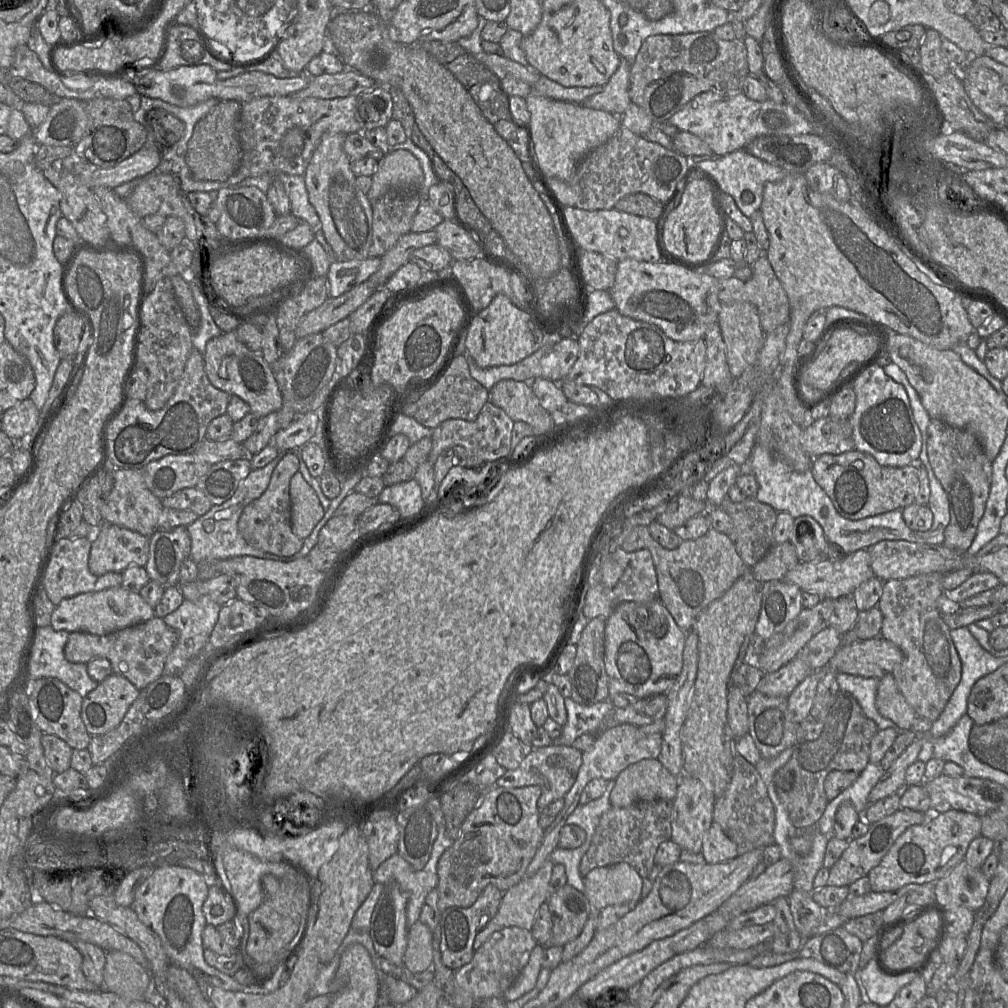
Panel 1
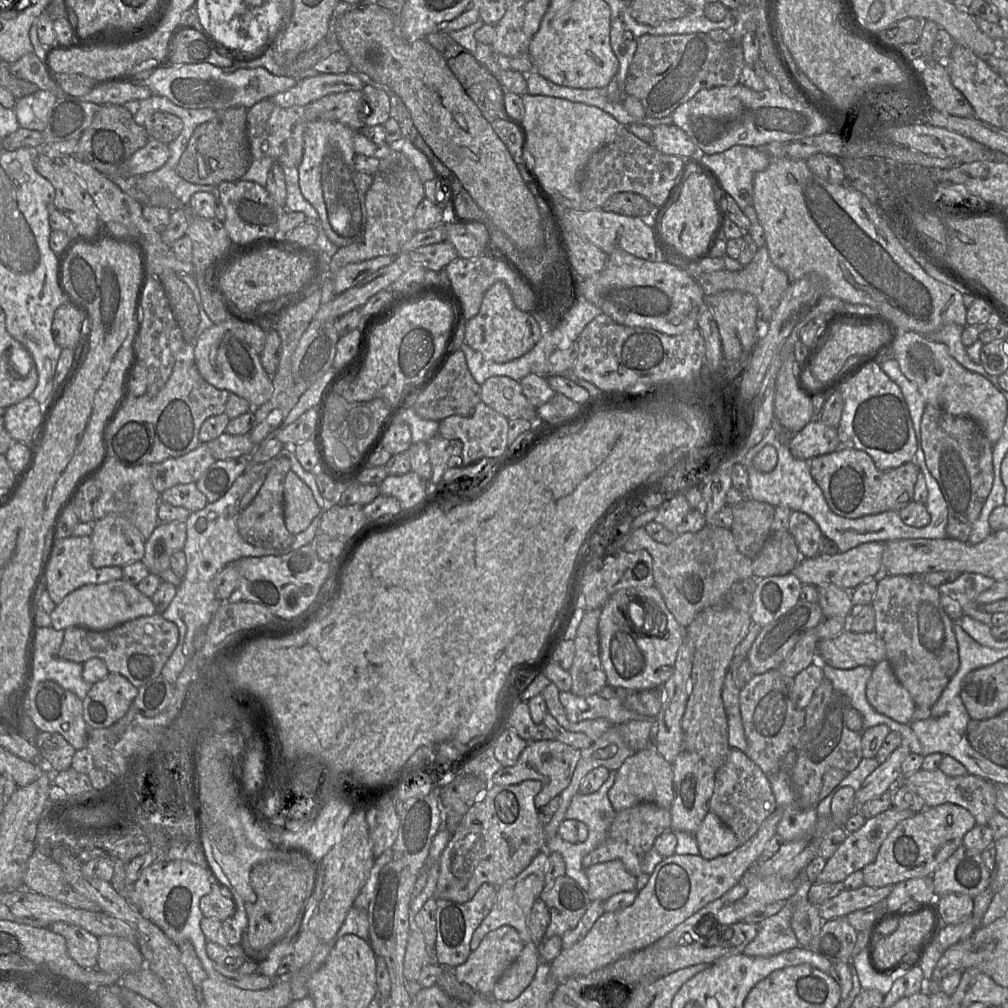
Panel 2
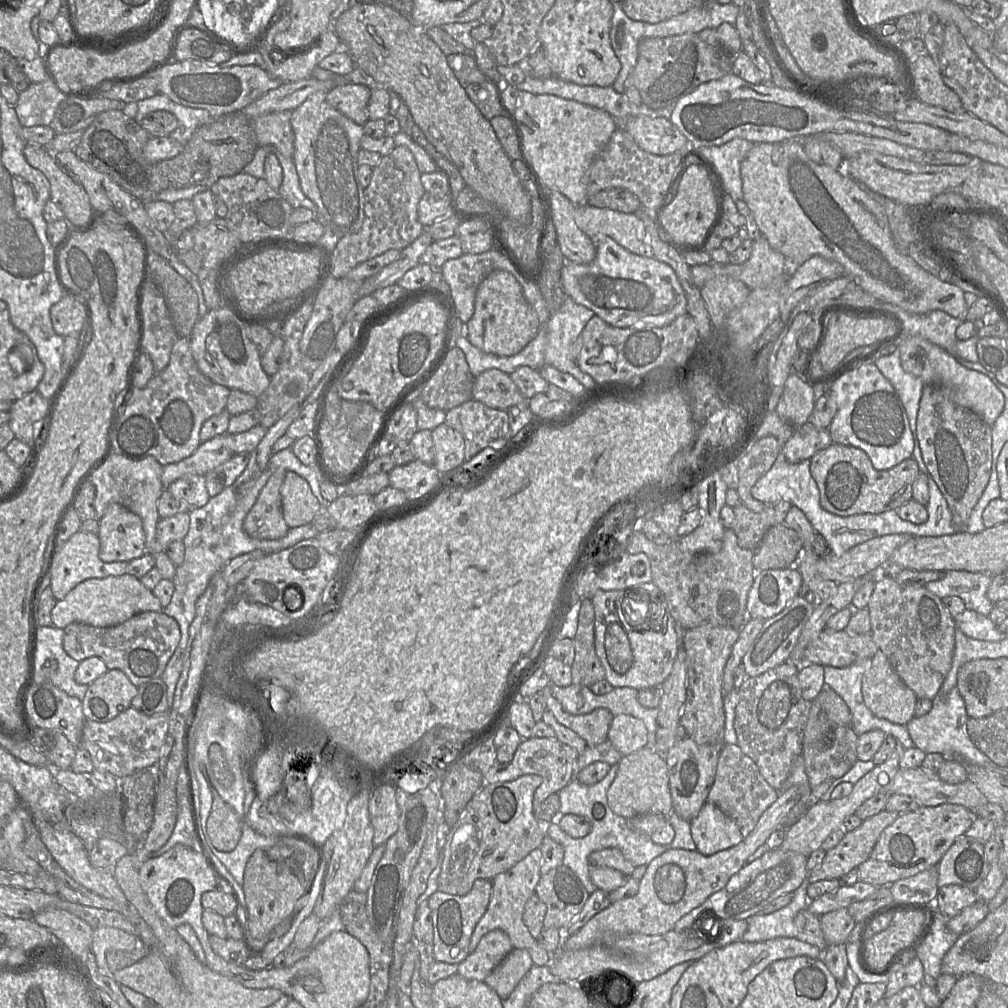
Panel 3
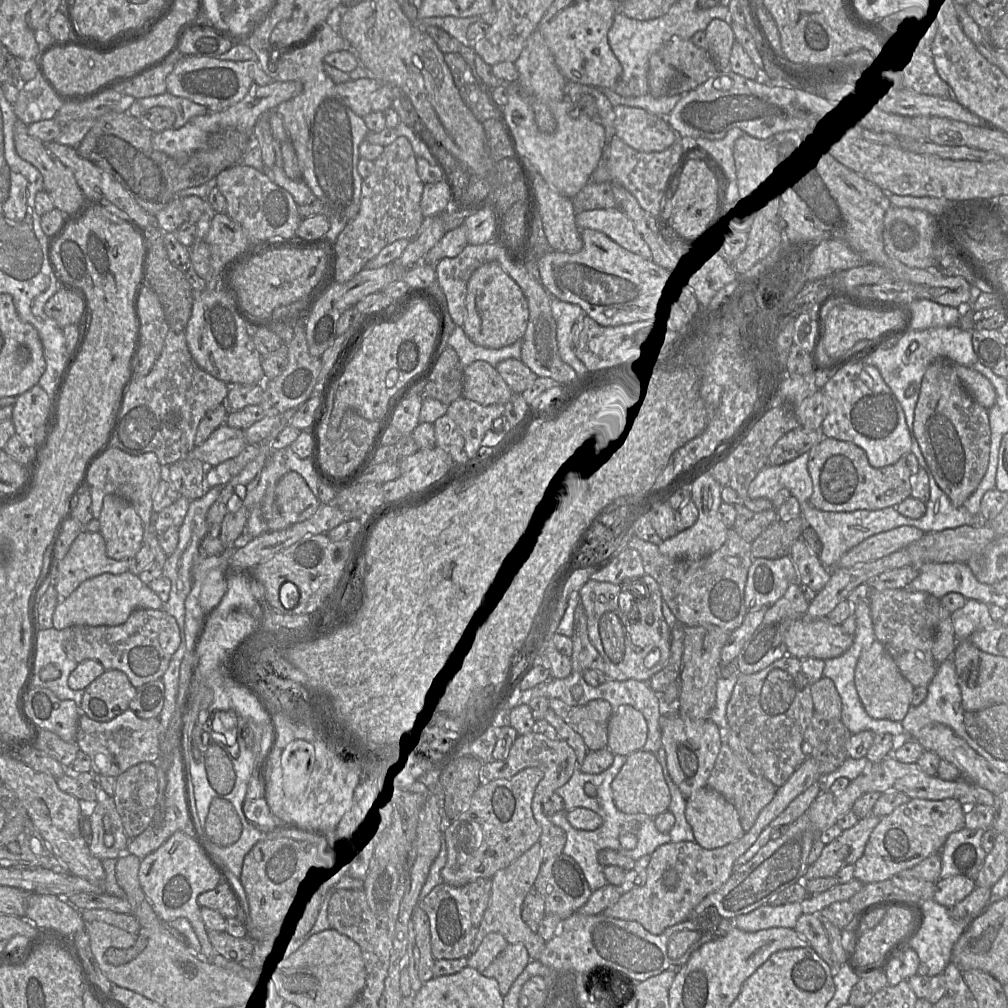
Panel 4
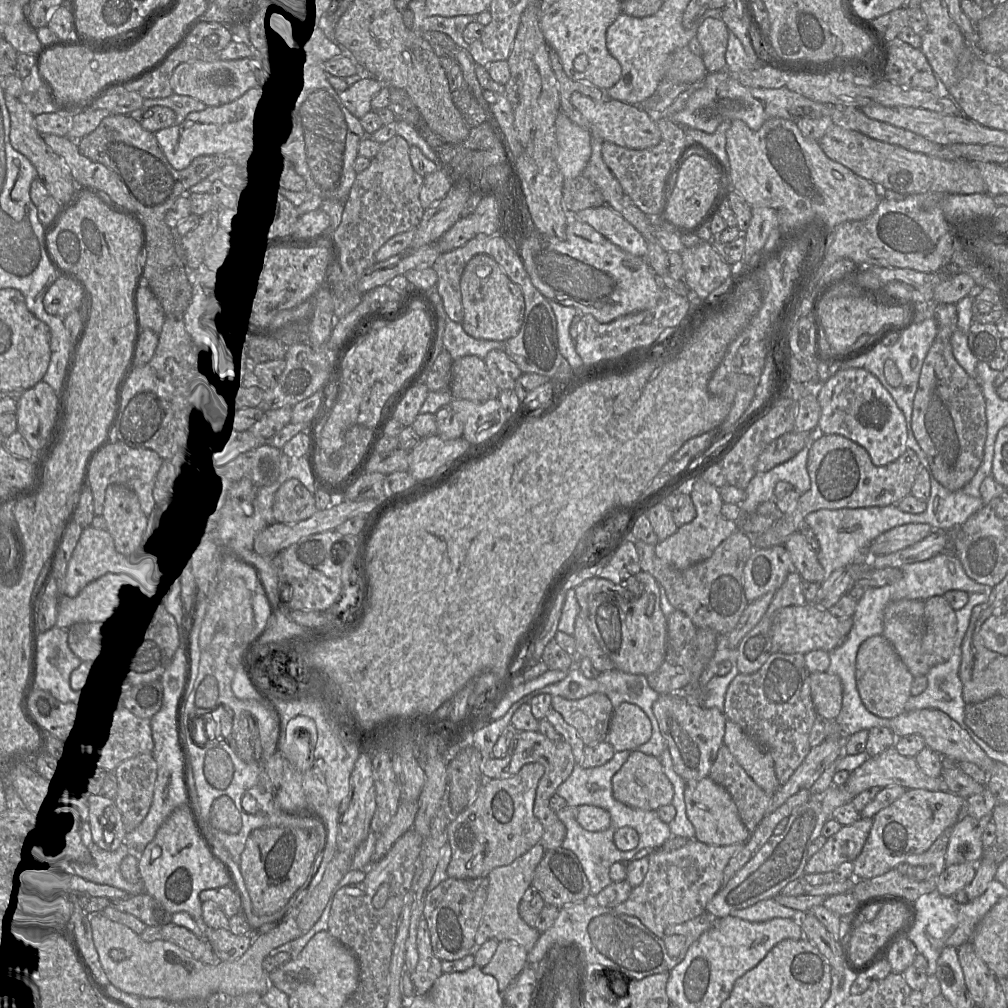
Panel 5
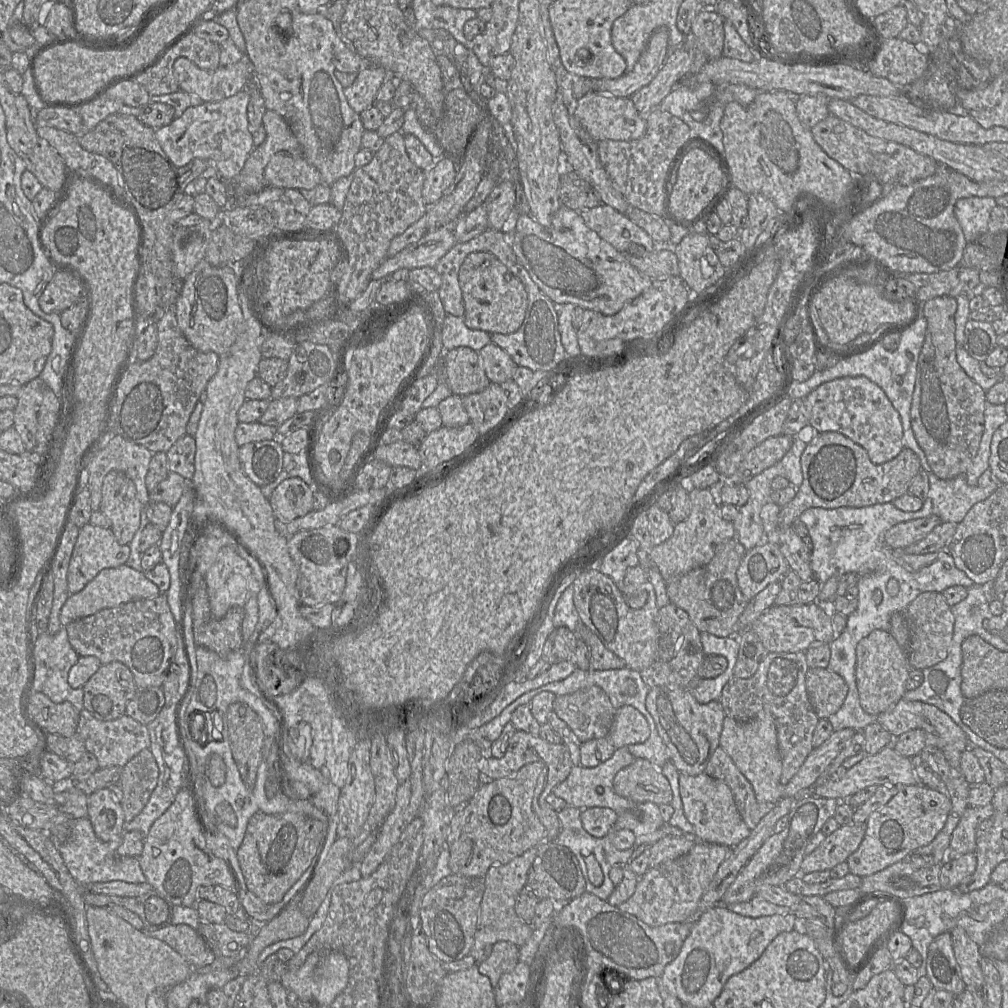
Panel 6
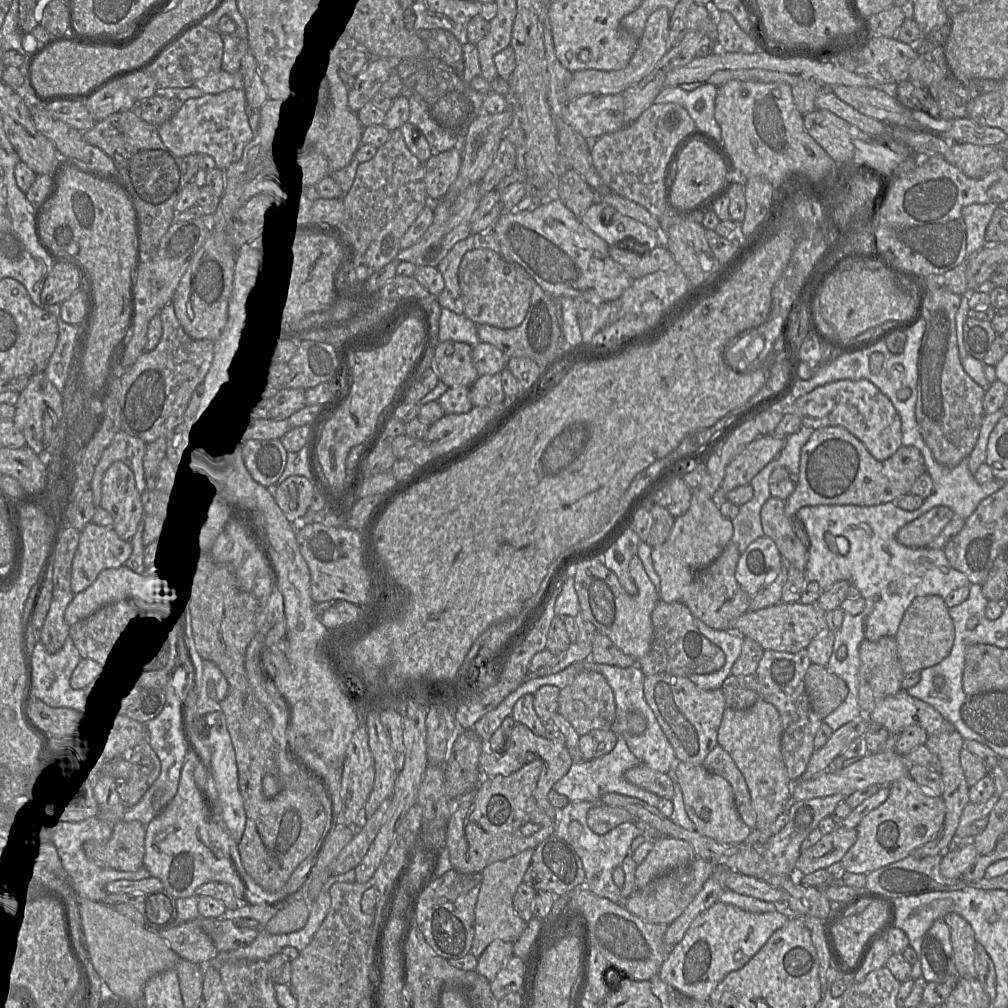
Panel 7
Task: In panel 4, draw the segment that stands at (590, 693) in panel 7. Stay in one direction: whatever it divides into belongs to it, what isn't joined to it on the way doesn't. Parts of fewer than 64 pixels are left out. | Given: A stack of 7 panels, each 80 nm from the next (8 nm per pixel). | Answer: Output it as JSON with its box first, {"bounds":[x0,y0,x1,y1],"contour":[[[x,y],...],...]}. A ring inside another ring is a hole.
{"bounds":[550,698,613,751],"contour":[[[550,698],[552,709],[584,740],[589,751],[607,748],[608,724],[613,709],[609,702],[598,699],[583,706],[569,706],[557,698]]]}

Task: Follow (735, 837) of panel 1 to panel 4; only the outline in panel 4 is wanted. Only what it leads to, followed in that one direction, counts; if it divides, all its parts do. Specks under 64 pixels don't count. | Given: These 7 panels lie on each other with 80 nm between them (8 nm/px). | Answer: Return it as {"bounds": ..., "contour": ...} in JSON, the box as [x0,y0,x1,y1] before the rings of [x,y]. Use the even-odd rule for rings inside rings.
{"bounds":[707,741,777,832],"contour":[[[723,741],[707,785],[719,792],[737,810],[742,828],[748,832],[762,809],[774,798],[777,787],[764,776],[755,775],[748,765]]]}

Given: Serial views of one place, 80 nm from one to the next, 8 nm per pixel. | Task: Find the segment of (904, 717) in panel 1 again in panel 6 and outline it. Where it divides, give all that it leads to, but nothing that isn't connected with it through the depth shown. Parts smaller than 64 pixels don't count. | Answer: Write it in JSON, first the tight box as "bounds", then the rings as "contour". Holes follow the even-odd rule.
{"bounds":[856,630,910,716],"contour":[[[874,630],[863,638],[856,647],[856,682],[862,709],[872,716],[891,709],[904,698],[910,670],[907,652],[888,631]]]}

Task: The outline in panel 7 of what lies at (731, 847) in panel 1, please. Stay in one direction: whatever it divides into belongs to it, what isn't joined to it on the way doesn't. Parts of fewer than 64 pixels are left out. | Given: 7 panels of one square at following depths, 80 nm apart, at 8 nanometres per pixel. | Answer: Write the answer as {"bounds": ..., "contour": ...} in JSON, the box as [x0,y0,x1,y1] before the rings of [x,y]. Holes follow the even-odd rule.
{"bounds":[675,761,752,842],"contour":[[[677,761],[675,766],[685,810],[696,831],[719,842],[743,842],[752,829],[742,820],[737,810],[730,783],[719,775],[709,773],[702,765]]]}

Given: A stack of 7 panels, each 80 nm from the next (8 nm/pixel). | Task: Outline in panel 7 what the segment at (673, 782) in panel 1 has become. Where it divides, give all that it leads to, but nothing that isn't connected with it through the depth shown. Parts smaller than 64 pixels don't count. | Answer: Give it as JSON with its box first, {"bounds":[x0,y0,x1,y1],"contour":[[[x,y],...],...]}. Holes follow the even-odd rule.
{"bounds":[623,763,674,800],"contour":[[[644,763],[627,770],[623,776],[629,783],[654,793],[661,799],[671,800],[674,795],[674,785],[670,777]]]}

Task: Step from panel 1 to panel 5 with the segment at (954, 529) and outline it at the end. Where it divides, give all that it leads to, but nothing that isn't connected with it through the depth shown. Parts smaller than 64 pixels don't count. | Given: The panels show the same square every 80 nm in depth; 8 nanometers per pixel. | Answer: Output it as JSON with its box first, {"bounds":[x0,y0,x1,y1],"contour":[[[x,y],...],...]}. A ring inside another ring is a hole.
{"bounds":[912,304,987,491],"contour":[[[935,304],[933,318],[937,323],[937,335],[922,365],[913,402],[912,430],[936,481],[950,491],[957,491],[971,481],[983,461],[987,436],[986,403],[976,378],[972,378],[953,355],[950,339],[958,329],[956,304]]]}

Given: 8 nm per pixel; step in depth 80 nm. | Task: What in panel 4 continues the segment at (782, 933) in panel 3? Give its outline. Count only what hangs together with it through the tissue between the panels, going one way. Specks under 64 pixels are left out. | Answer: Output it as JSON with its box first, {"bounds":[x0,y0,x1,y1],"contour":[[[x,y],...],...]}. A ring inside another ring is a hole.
{"bounds":[735,902,802,932],"contour":[[[801,902],[780,906],[763,905],[748,914],[735,917],[735,926],[745,932],[757,932],[782,927],[795,929],[797,919],[802,915]]]}

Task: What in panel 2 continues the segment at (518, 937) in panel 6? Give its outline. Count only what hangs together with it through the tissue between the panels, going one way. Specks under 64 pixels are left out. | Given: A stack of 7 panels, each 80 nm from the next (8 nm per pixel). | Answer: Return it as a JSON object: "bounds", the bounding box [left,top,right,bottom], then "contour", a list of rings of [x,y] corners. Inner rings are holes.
{"bounds":[470,850,548,951],"contour":[[[542,850],[533,858],[531,863],[516,877],[507,880],[497,888],[496,901],[489,914],[482,920],[474,931],[470,942],[471,951],[475,950],[484,936],[490,931],[503,925],[509,925],[517,930],[524,943],[532,942],[528,929],[528,918],[534,902],[540,898],[540,894],[545,886],[545,873],[547,870],[548,851]]]}

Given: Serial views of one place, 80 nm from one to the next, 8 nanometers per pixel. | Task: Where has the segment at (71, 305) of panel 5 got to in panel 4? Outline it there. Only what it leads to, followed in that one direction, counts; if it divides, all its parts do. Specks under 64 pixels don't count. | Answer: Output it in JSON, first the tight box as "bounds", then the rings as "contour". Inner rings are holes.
{"bounds":[44,287,84,329],"contour":[[[61,287],[44,305],[45,314],[55,320],[59,327],[64,328],[65,326],[77,324],[78,329],[83,323],[84,307],[81,298],[73,292],[70,292]]]}

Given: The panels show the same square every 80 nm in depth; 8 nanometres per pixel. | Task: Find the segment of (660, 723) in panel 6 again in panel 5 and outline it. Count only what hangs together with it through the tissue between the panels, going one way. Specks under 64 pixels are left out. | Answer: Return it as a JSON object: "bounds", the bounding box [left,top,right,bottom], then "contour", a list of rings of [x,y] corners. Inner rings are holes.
{"bounds":[653,693,728,782],"contour":[[[668,693],[659,695],[653,704],[653,712],[676,773],[686,782],[708,777],[718,750],[723,745],[725,723],[728,719],[724,711],[716,707],[704,708],[699,704],[691,704],[681,693]]]}

